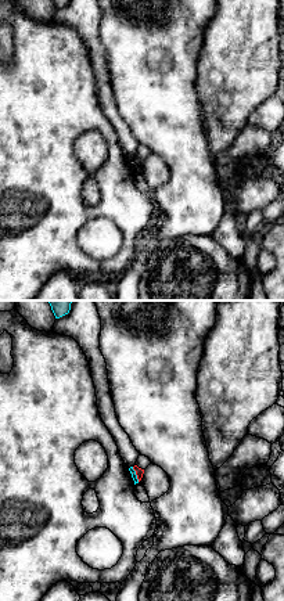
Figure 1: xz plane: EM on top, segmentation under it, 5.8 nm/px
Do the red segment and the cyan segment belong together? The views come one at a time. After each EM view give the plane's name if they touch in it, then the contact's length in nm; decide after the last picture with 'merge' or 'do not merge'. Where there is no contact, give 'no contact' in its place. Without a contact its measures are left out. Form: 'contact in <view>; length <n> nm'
contact in xz; length 100 nm

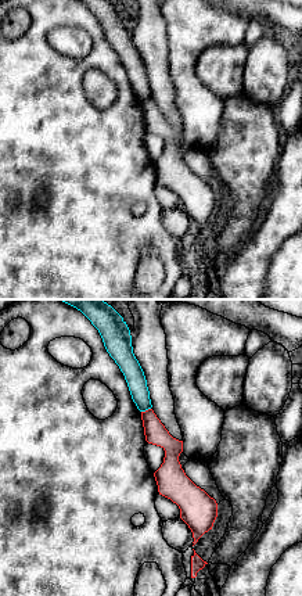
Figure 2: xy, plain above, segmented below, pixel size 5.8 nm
contact in xy; length 60 nm

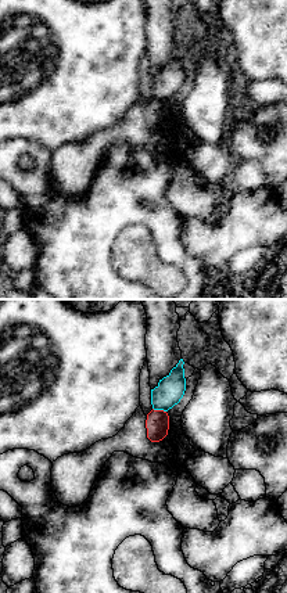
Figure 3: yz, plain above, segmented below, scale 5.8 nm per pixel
contact in yz; length 80 nm

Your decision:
do not merge

